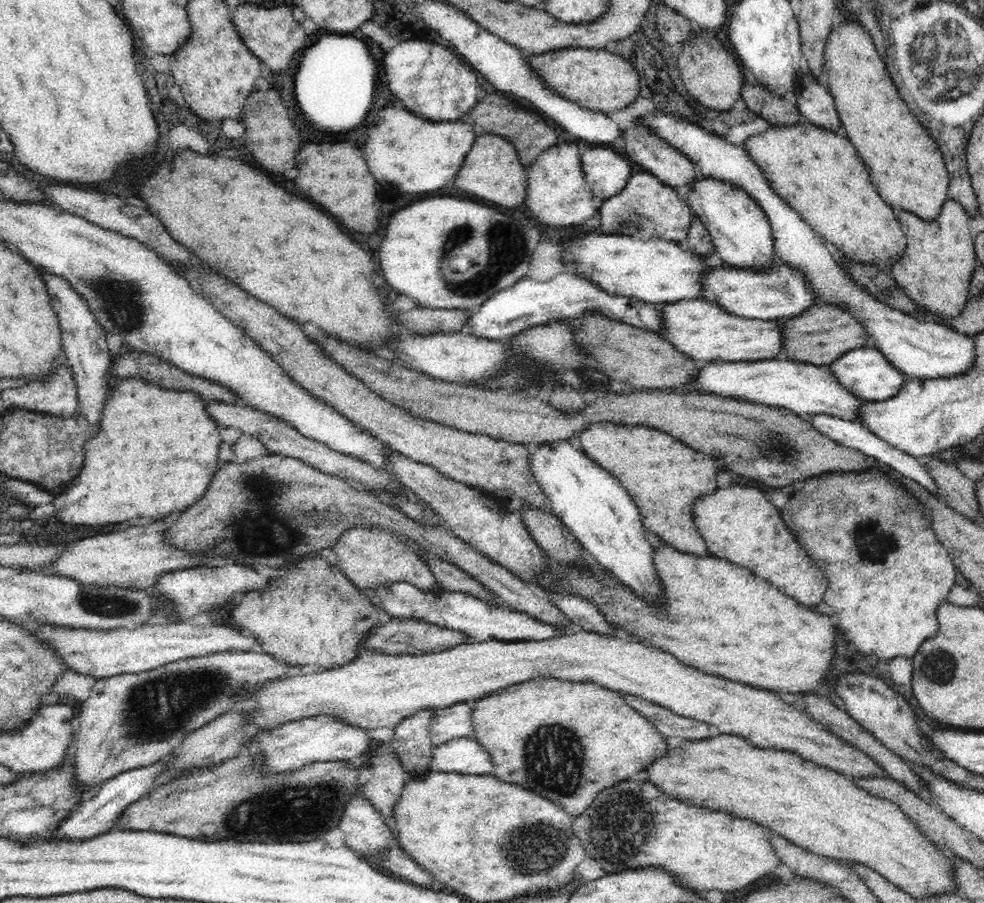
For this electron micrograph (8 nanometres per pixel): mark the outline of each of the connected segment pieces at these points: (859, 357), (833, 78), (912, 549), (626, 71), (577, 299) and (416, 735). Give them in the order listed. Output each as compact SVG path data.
M873 347L856 348L848 351L830 364L830 367L836 372L838 379L848 389L852 389L856 395L862 397L865 402L882 402L895 397L906 386L908 380L906 373L892 364L890 359L886 357L886 353Z
M856 20L838 24L826 40L824 60L823 79L814 78L803 68L794 80L796 106L803 121L840 136L848 134L872 174L882 200L888 200L892 208L900 206L924 220L933 220L949 198L950 175L943 152L931 133L906 108L868 31Z
M868 469L860 472L843 472L843 473L828 473L822 476L806 479L804 487L790 497L790 500L780 509L784 524L787 525L791 532L794 533L799 544L803 546L804 551L808 556L812 557L814 564L823 569L823 573L827 576L828 586L825 589L823 602L828 606L832 606L834 616L838 616L840 620L840 630L844 632L844 636L856 646L858 652L862 654L876 654L878 658L890 660L896 656L906 656L912 658L918 650L918 646L936 636L938 632L938 620L936 620L936 610L938 604L946 600L950 588L956 584L955 575L958 568L953 563L950 551L947 546L935 537L935 532L931 527L931 515L928 510L904 485L895 478L892 478L888 473L878 469Z
M554 48L544 53L529 53L524 60L548 91L594 112L622 110L639 93L640 77L632 63L606 49Z
M564 272L556 274L548 282L536 282L525 277L513 286L498 291L479 308L471 310L468 324L464 326L462 333L488 340L504 340L532 325L560 320L561 317L582 315L590 310L602 313L612 320L658 334L665 327L661 320L661 314L659 314L662 310L661 304L642 303L638 299L628 297L614 297L589 281L580 279L575 273Z
M426 708L406 716L393 728L394 735L388 742L413 779L433 770L434 747L428 736L428 726L434 714L434 710Z

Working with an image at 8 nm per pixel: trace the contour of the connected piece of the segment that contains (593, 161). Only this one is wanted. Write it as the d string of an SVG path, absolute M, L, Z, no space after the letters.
M607 145L582 148L580 160L586 182L602 201L620 192L633 174L628 161Z

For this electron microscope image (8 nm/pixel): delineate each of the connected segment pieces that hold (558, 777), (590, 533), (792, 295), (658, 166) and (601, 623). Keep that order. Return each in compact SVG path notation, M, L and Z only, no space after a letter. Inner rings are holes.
M538 676L530 677L526 681L518 681L516 684L496 689L492 693L488 693L480 700L474 701L474 710L472 711L472 724L474 729L474 738L489 753L493 766L493 776L504 780L504 782L512 782L512 784L520 784L532 792L540 792L540 796L552 800L554 804L560 804L570 816L580 816L580 812L584 812L584 808L588 808L592 804L592 800L605 790L621 781L627 779L641 770L646 770L646 766L654 760L660 758L662 753L668 753L664 736L660 734L649 720L646 720L636 709L632 708L626 701L624 693L616 692L614 689L604 688L603 685L596 684L595 681L572 681L560 679L560 677Z
M570 439L560 441L540 441L531 446L529 450L528 466L532 476L544 491L545 498L549 500L549 509L564 523L564 526L578 539L588 554L602 564L608 572L619 577L628 588L634 589L639 596L658 596L659 582L653 570L652 544L644 535L645 526L640 520L638 508L632 504L628 492L620 486L620 482L612 476L607 469L600 468L582 449L576 449Z
M775 256L764 268L736 269L720 265L705 274L705 295L702 300L715 302L728 313L758 320L792 319L819 306L821 300L805 270Z
M648 125L630 126L622 138L631 160L642 170L654 173L664 184L678 190L676 184L684 184L690 177L696 176L694 163L688 160L682 149L670 145Z
M550 595L547 598L566 614L568 620L578 624L582 631L614 636L614 626L601 616L600 611L592 603L572 595Z

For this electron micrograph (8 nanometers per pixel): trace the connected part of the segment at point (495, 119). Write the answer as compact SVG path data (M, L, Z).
M484 96L484 100L480 100L480 104L476 103L468 112L468 116L464 116L464 124L470 124L475 133L492 132L504 136L516 147L516 152L524 166L530 166L543 150L556 146L554 128L550 128L538 112L532 114L528 110L522 110L510 100L500 100L500 96Z

